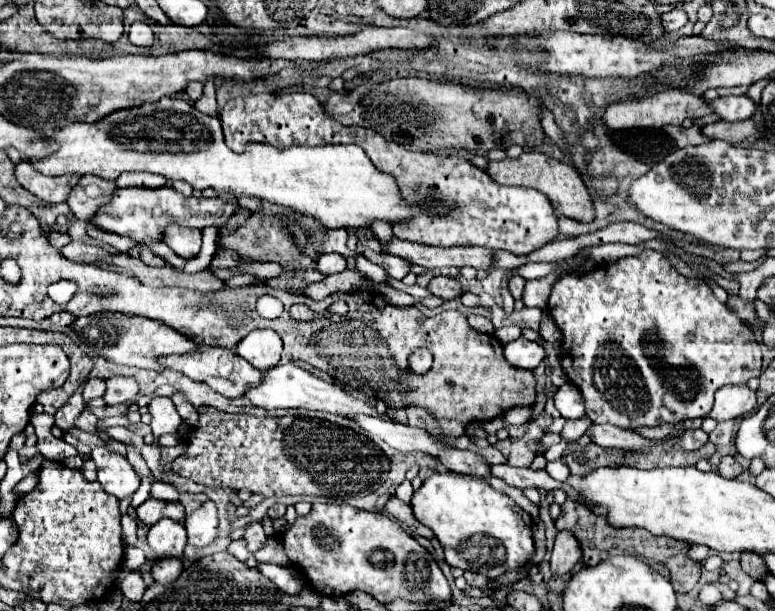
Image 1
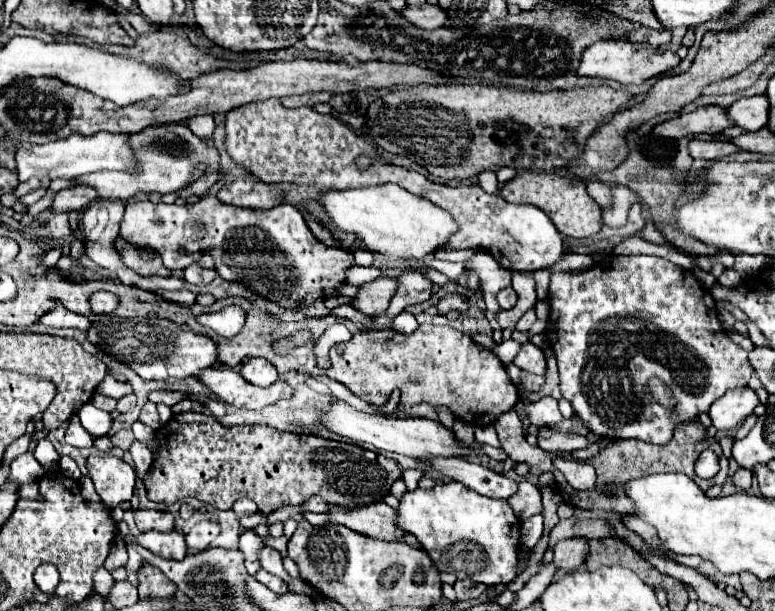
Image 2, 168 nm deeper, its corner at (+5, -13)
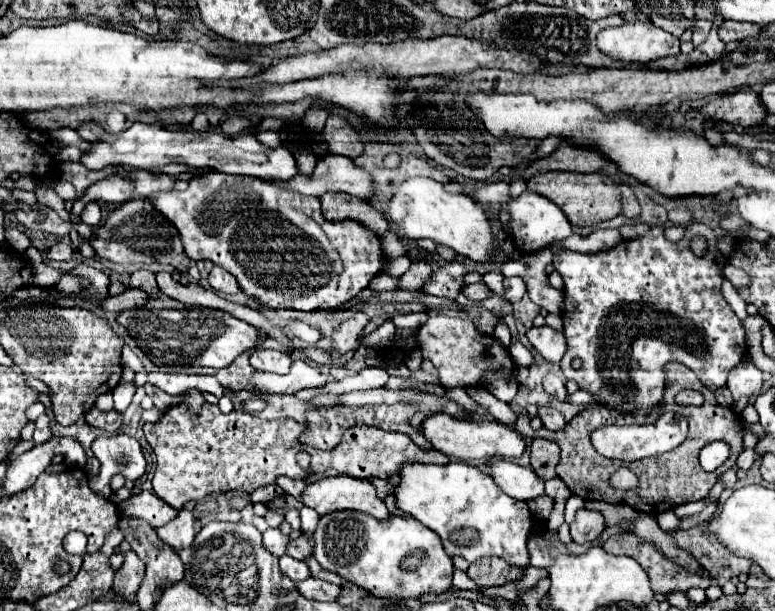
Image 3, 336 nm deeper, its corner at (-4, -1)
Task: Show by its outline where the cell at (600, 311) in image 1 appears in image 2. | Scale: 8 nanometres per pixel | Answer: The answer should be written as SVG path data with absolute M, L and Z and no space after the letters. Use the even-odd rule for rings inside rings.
M630 255L630 257L604 257L604 261L596 261L588 271L584 273L554 273L550 277L550 291L548 291L548 303L550 303L550 317L548 317L548 341L554 349L554 355L558 359L558 371L560 371L560 391L562 395L572 403L574 413L582 419L582 423L598 437L614 437L614 439L640 439L646 443L668 443L672 439L672 431L676 425L680 423L690 423L696 421L700 413L708 413L710 405L722 397L728 389L736 389L736 387L748 387L748 381L752 377L754 367L748 361L748 353L738 347L724 331L722 323L718 321L718 311L714 305L712 295L696 281L696 277L688 271L684 271L682 267L666 261L666 259L658 259L658 257L648 257L648 255ZM650 377L658 377L662 383L668 385L668 389L672 391L676 403L672 407L664 407L658 405L652 399L648 381Z

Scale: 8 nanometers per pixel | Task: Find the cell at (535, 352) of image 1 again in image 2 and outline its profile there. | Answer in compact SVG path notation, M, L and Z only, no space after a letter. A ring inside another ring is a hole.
M526 343L522 345L522 349L518 351L518 355L514 357L512 361L516 367L520 367L522 371L528 371L528 373L534 373L534 375L544 375L546 371L546 361L544 361L544 355L542 351L532 345L532 343Z

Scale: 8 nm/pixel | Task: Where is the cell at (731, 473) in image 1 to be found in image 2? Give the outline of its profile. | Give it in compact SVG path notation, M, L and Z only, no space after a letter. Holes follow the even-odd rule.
M738 469L732 477L734 485L742 491L748 491L750 489L750 483L752 483L752 471L746 471L746 469Z

